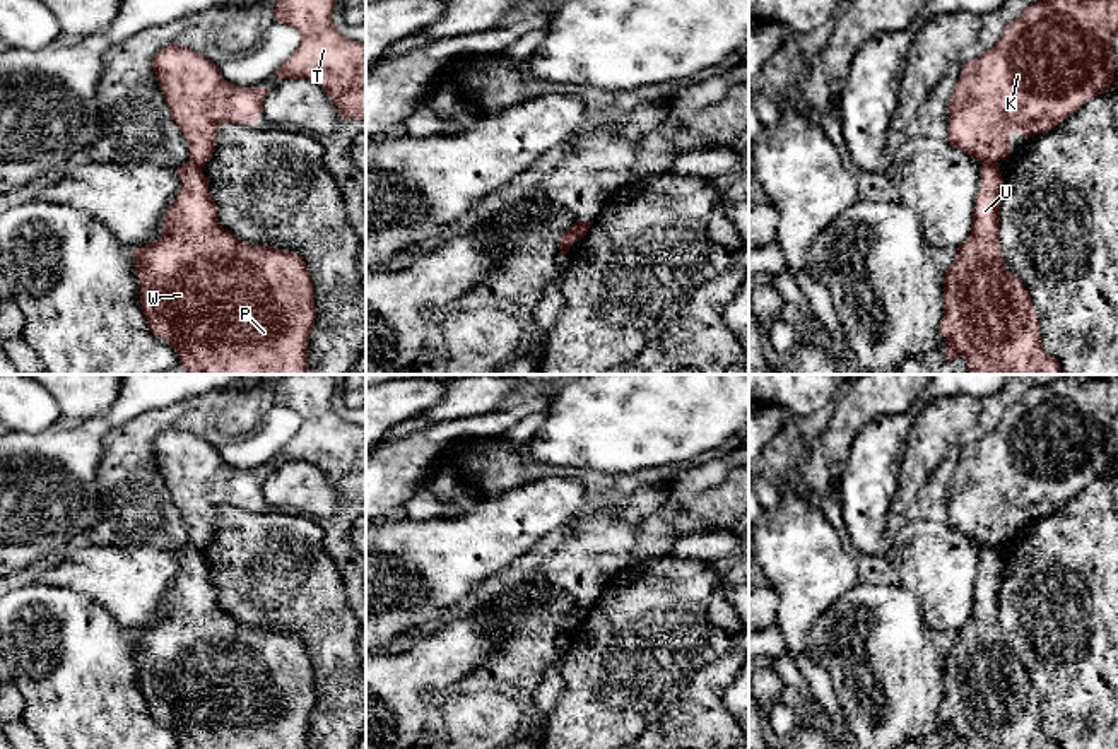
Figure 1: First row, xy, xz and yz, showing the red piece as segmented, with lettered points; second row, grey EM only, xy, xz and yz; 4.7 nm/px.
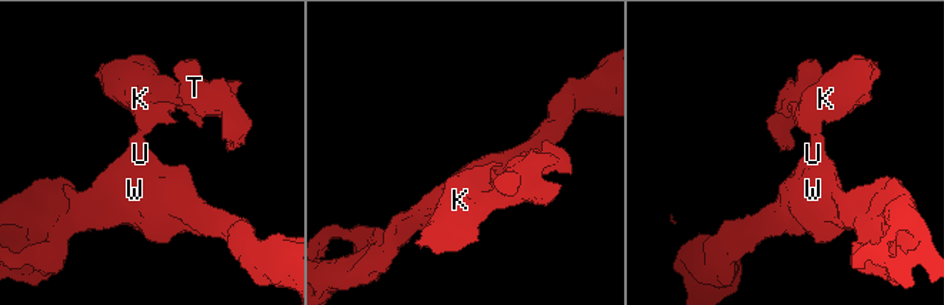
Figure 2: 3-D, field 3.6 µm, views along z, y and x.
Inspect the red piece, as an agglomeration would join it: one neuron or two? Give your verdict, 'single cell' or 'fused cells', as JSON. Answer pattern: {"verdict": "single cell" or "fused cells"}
{"verdict": "fused cells"}

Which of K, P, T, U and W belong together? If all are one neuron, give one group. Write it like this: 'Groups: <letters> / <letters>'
Groups: K T / P U W

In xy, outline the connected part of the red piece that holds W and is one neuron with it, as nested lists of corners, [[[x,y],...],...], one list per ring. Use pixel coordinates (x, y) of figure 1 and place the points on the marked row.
[[[188,161],[174,173],[181,190],[164,215],[162,234],[133,250],[149,330],[176,349],[188,374],[311,374],[308,344],[316,306],[306,262],[296,251],[251,245],[224,229],[202,168]]]

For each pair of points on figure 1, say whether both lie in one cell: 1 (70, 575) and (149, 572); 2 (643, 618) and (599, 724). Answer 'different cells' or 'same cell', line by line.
1: same cell
2: same cell

